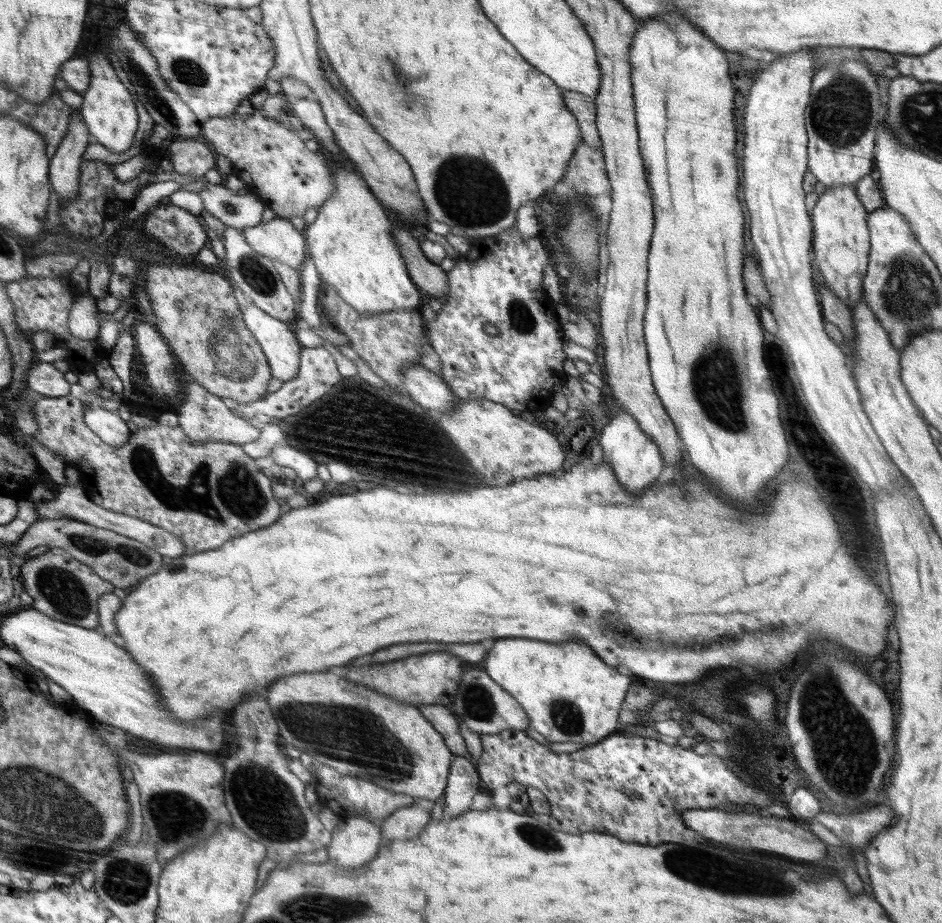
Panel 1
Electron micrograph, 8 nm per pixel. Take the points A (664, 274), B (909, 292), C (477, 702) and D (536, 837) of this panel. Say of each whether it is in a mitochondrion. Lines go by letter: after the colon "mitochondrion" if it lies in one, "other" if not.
A: other
B: mitochondrion
C: mitochondrion
D: mitochondrion

